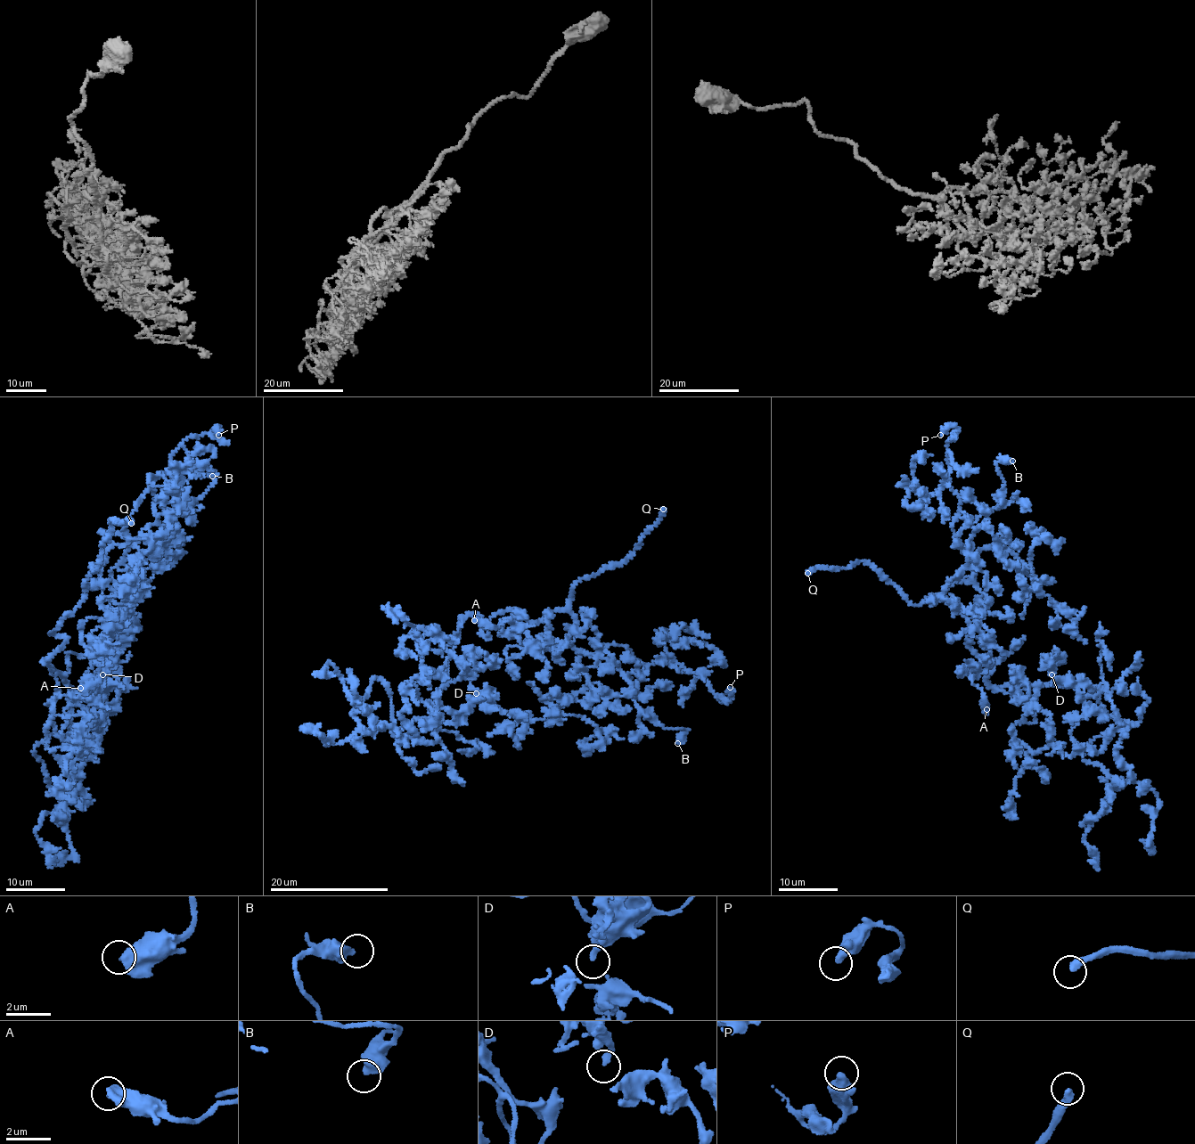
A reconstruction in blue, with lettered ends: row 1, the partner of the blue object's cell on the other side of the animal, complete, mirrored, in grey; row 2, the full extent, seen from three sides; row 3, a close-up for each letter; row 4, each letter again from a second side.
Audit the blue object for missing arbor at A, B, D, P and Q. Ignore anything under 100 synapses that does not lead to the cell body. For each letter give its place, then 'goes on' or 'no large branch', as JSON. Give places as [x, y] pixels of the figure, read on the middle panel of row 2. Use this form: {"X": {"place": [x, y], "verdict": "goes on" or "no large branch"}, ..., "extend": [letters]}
{"A": {"place": [474, 620], "verdict": "no large branch"}, "B": {"place": [677, 743], "verdict": "no large branch"}, "D": {"place": [476, 693], "verdict": "no large branch"}, "P": {"place": [730, 687], "verdict": "no large branch"}, "Q": {"place": [663, 509], "verdict": "goes on"}, "extend": ["Q"]}

